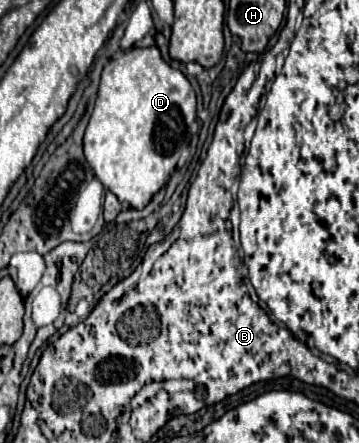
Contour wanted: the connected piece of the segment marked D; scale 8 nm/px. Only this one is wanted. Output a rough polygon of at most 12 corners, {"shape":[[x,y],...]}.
{"shape":[[158,46],[102,70],[84,134],[142,210],[190,142],[196,92]]}

